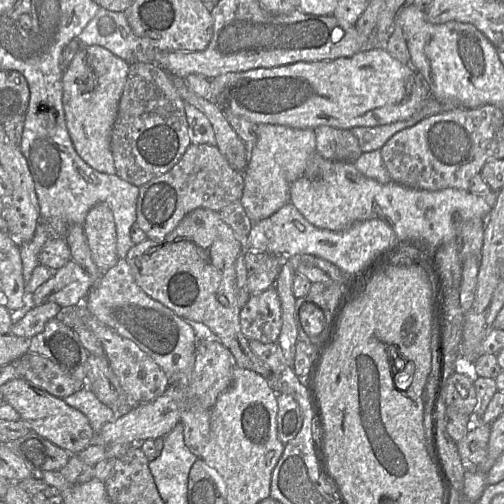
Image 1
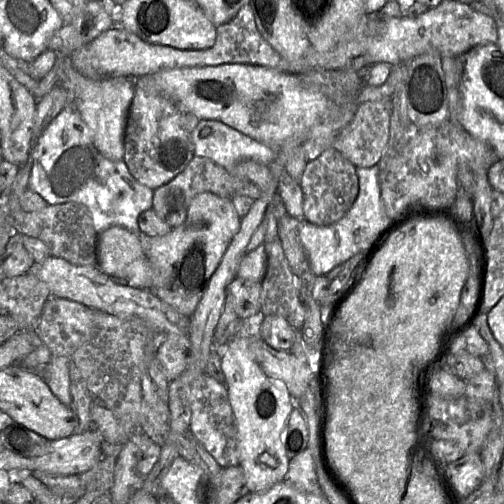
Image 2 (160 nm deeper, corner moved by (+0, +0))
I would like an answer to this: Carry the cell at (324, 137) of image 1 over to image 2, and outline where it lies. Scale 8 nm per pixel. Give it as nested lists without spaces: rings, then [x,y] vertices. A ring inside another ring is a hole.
[[[388,99],[358,105],[352,121],[336,136],[332,148],[340,152],[356,167],[370,168],[377,165],[388,144],[391,106]]]

